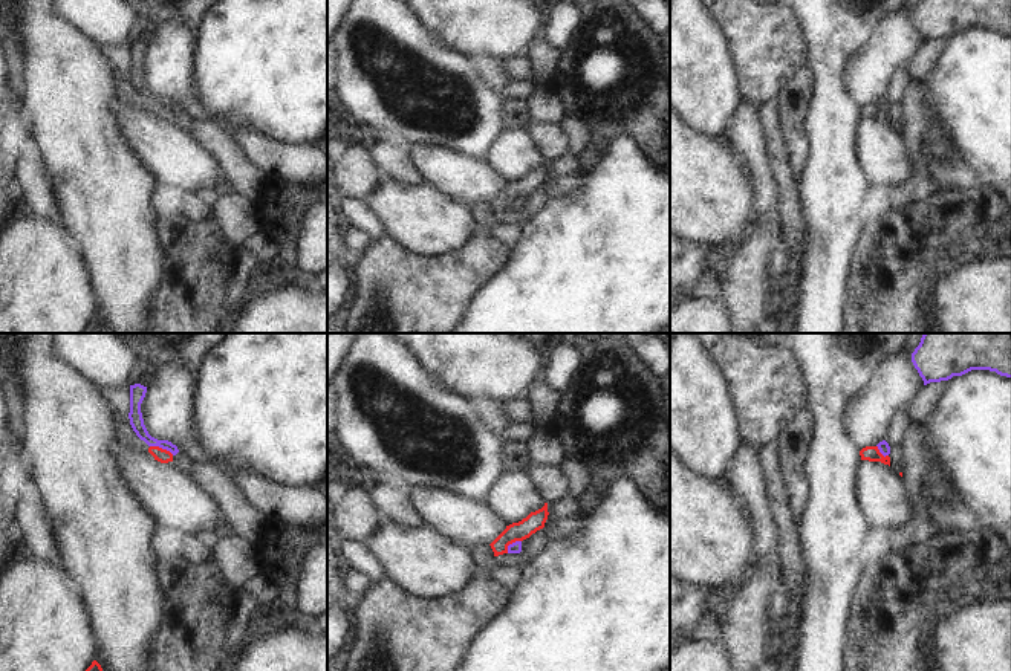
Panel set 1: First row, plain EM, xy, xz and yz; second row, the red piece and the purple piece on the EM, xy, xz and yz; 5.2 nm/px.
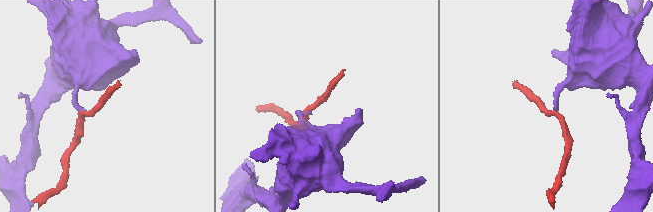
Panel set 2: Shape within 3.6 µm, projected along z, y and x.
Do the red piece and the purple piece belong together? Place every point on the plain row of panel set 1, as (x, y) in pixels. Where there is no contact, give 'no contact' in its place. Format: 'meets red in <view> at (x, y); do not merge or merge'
meets red in xy at (161, 106); do not merge

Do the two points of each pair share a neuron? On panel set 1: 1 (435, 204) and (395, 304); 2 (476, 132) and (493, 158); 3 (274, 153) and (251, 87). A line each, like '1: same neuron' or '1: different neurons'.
1: different neurons
2: different neurons
3: different neurons

